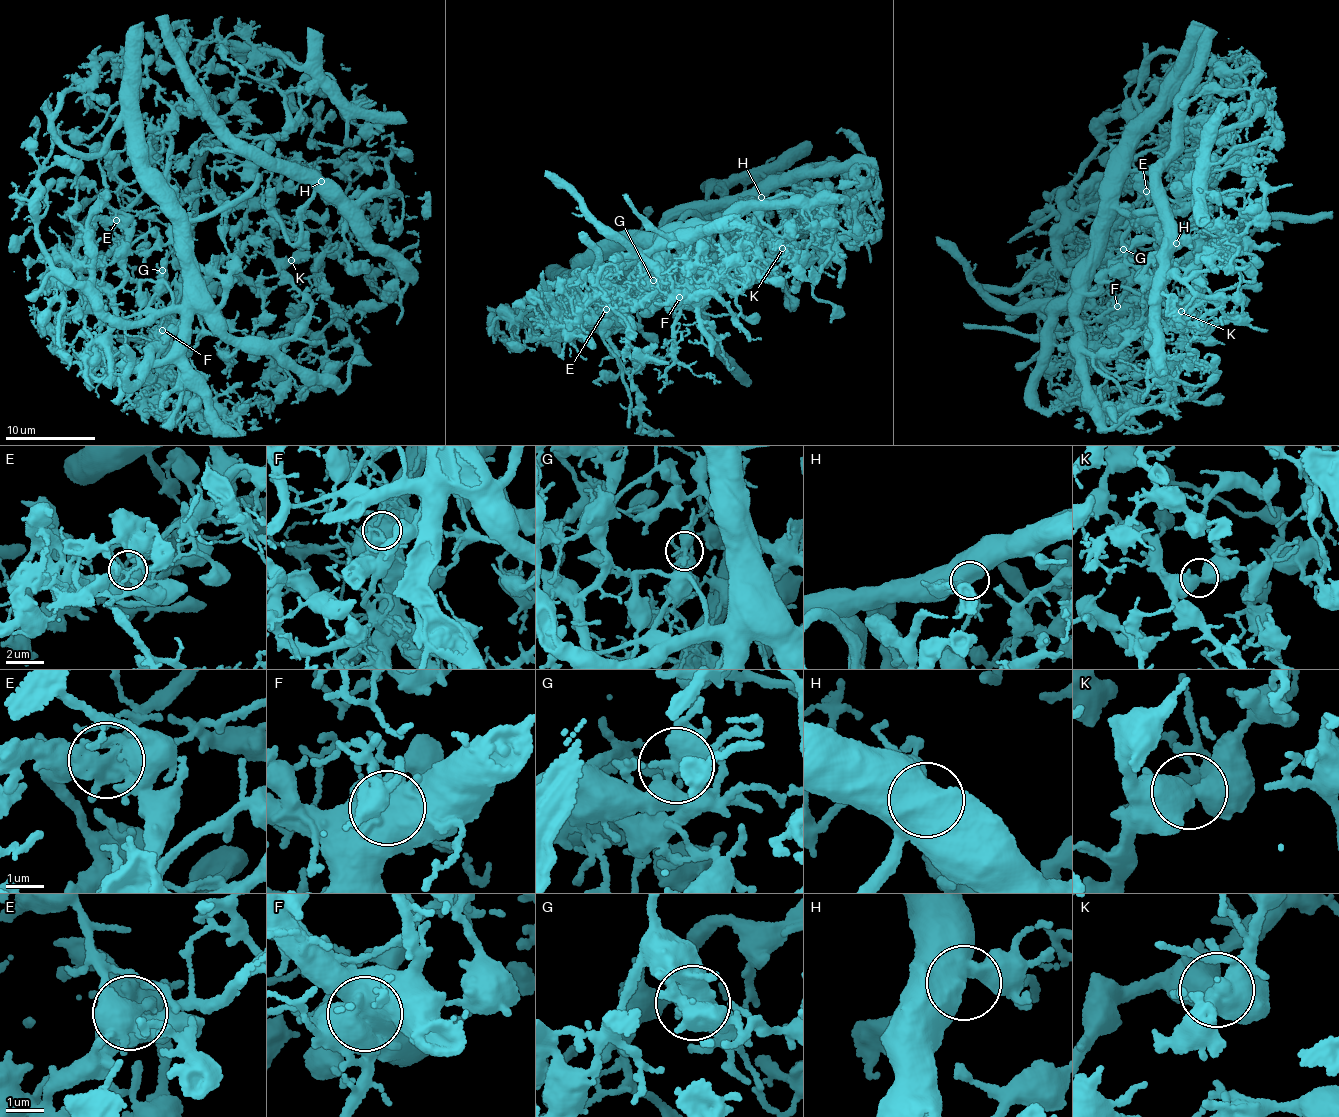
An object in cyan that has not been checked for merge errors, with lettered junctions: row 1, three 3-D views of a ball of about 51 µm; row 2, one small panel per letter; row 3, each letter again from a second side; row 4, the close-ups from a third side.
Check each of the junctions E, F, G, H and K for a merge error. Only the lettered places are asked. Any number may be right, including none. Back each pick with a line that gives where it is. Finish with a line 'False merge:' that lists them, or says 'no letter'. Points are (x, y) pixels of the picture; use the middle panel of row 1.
E: place (606, 309)
F: place (679, 297)
G: place (653, 280)
False merge: E, F, G

